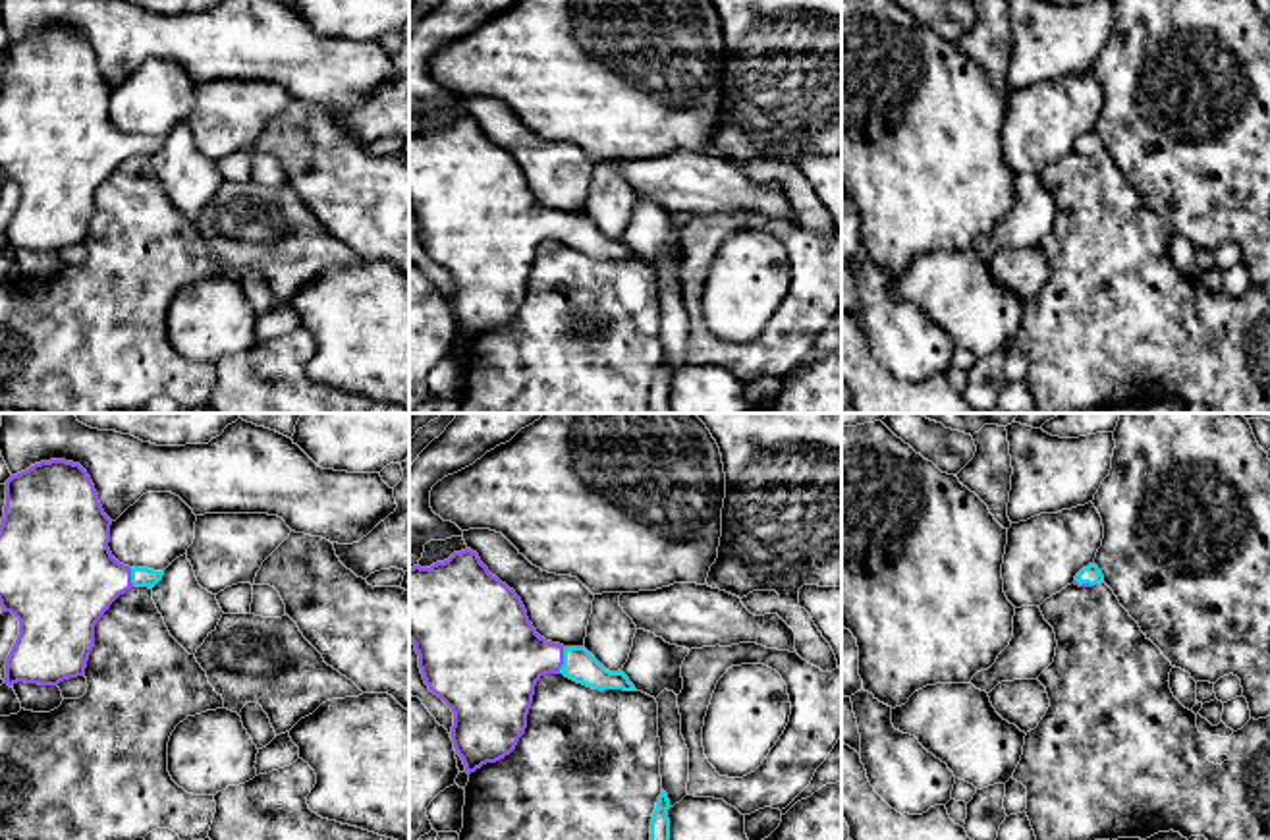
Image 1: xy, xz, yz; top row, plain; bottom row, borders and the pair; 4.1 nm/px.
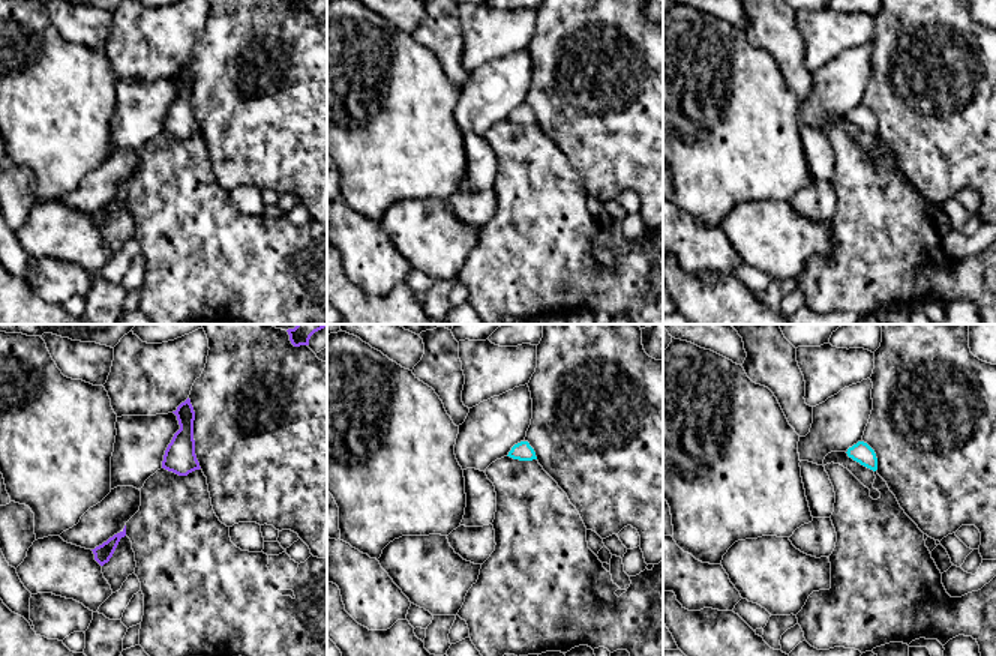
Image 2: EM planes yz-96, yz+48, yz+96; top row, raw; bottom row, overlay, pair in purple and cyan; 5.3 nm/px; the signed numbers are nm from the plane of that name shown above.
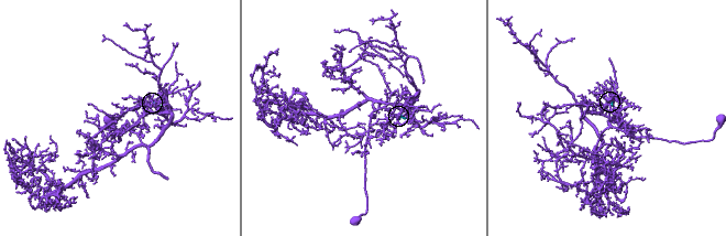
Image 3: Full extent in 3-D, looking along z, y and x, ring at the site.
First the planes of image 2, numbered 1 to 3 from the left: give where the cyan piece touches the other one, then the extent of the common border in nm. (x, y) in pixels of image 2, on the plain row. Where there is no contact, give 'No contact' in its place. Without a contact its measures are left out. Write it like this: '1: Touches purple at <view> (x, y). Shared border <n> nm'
1: No contact
2: No contact
3: No contact

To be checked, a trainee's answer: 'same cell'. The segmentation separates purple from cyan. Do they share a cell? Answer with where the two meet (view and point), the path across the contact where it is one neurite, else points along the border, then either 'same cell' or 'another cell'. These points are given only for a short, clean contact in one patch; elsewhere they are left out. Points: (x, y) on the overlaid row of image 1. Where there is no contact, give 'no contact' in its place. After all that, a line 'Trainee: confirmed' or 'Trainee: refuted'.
meets purple in xz at (562, 661); runs through xz (502, 657), (552, 657), (562, 661), (579, 665); same cell
Trainee: confirmed

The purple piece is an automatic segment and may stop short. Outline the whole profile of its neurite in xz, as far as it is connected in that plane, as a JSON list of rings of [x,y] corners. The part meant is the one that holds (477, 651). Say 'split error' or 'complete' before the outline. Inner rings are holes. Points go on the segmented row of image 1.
split error; [[[471,548],[430,568],[409,568],[409,639],[425,684],[454,713],[452,742],[467,774],[515,749],[527,728],[535,686],[544,674],[564,674],[593,689],[635,691],[621,670],[606,670],[585,647],[540,637],[515,591],[492,575]]]

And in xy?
split error; [[[50,460],[6,481],[0,525],[0,606],[19,620],[19,635],[6,658],[4,684],[58,686],[85,674],[95,626],[131,587],[152,589],[164,575],[120,564],[110,548],[112,519],[104,514],[87,471],[73,462]]]

